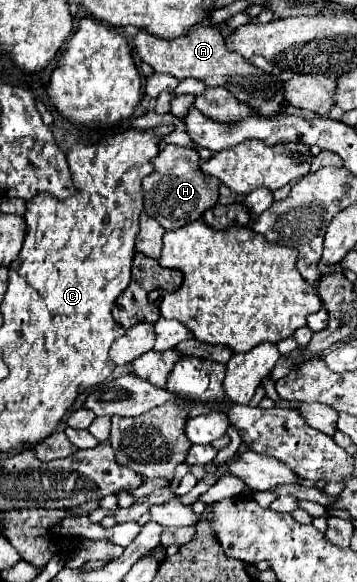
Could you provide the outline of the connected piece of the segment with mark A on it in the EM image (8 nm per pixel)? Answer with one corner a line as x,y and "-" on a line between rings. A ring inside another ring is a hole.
197,24
191,28
191,32
175,40
163,40
159,36
149,34
145,28
139,28
137,34
133,36
133,44
135,44
135,52
139,54
139,58
151,64
155,72
173,74
179,80
187,76
201,78
207,86
227,86
229,92
237,96
237,100
257,108
259,112
265,112
265,116
279,112
285,104
283,80
277,78
277,70
267,74
255,68
251,62
247,62
241,54
229,52
225,48
225,36
215,26

